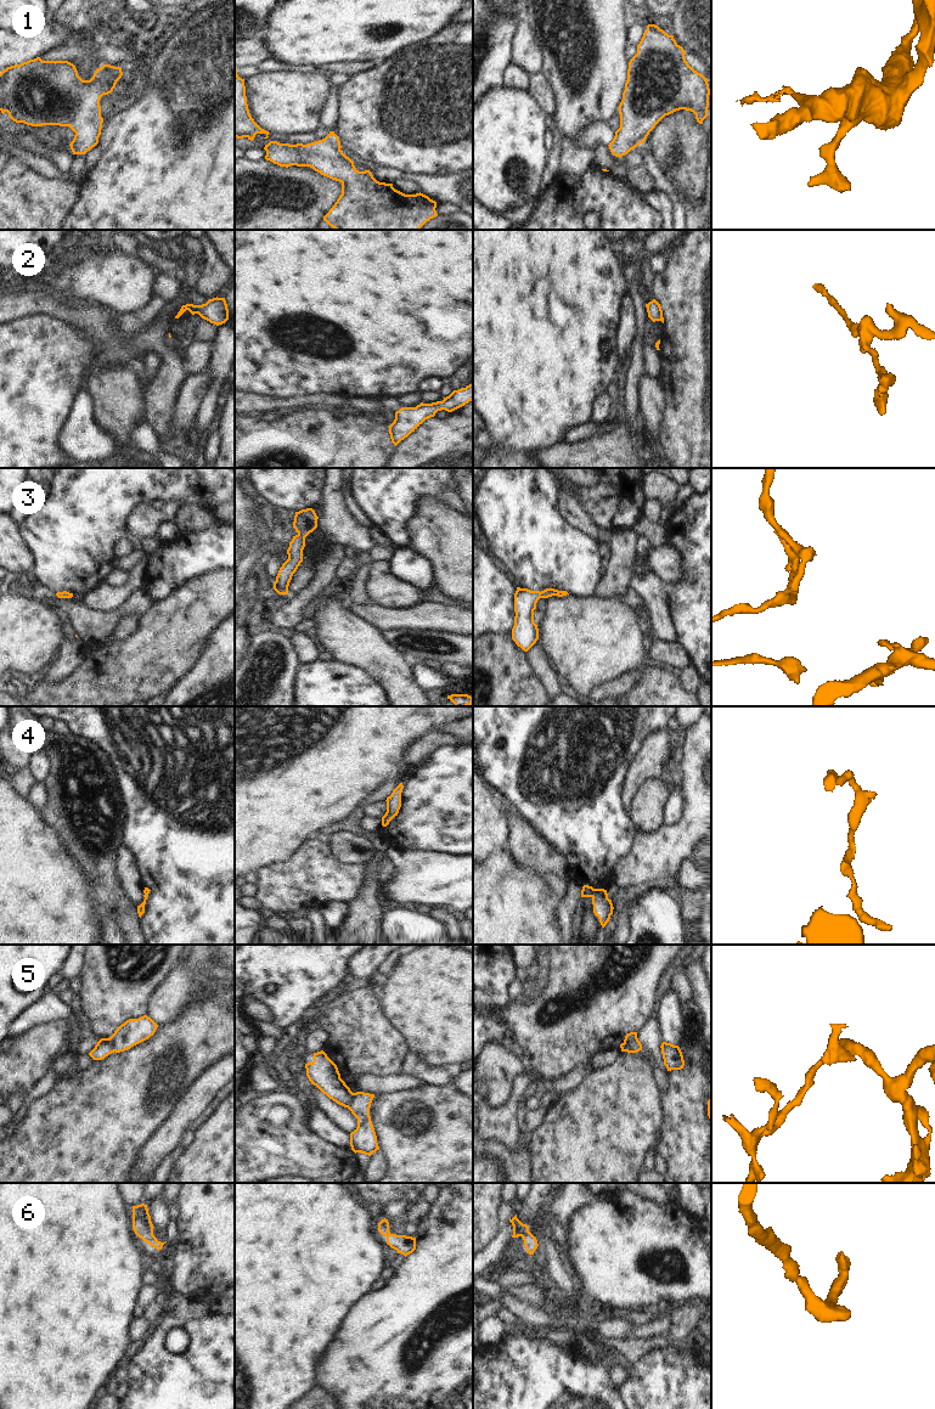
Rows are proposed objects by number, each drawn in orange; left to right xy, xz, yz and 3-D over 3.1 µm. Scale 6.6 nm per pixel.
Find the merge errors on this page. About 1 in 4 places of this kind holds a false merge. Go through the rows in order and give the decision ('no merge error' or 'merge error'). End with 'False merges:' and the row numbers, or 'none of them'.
1: no merge error
2: no merge error
3: no merge error
4: no merge error
5: merge error
6: no merge error
False merges: 5

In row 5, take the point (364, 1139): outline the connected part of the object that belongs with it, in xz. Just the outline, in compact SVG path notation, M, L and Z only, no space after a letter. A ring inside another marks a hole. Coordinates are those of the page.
M356 1092L348 1106L351 1114L357 1118L357 1127L350 1133L351 1150L371 1156L379 1150L377 1135L371 1121L370 1108L374 1094Z

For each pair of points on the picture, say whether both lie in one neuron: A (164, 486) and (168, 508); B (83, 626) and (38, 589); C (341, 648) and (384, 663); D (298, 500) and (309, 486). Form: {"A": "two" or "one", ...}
{"A": "two", "B": "two", "C": "one", "D": "one"}

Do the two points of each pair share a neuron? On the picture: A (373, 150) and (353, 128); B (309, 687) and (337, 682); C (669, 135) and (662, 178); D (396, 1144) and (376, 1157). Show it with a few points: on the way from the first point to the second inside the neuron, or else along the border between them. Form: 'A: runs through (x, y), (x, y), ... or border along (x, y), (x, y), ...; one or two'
A: runs through (370, 145), (358, 133); one
B: runs through (316, 687), (330, 687); one
C: border along (647, 146), (674, 184); two
D: border along (378, 1150), (387, 1170); two

